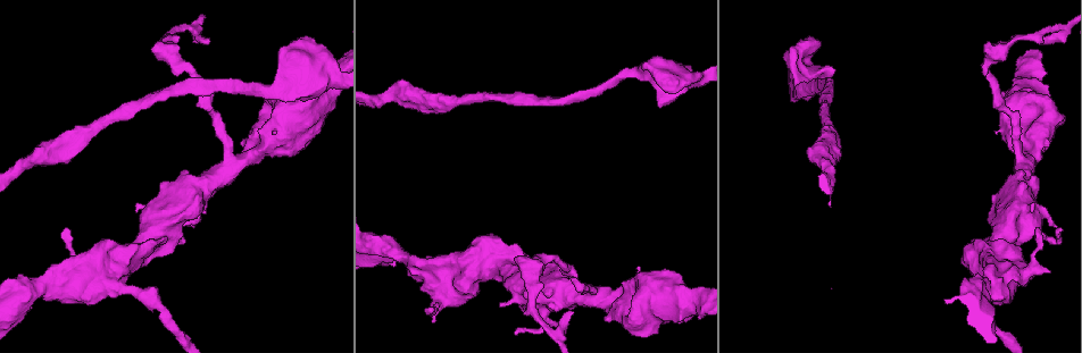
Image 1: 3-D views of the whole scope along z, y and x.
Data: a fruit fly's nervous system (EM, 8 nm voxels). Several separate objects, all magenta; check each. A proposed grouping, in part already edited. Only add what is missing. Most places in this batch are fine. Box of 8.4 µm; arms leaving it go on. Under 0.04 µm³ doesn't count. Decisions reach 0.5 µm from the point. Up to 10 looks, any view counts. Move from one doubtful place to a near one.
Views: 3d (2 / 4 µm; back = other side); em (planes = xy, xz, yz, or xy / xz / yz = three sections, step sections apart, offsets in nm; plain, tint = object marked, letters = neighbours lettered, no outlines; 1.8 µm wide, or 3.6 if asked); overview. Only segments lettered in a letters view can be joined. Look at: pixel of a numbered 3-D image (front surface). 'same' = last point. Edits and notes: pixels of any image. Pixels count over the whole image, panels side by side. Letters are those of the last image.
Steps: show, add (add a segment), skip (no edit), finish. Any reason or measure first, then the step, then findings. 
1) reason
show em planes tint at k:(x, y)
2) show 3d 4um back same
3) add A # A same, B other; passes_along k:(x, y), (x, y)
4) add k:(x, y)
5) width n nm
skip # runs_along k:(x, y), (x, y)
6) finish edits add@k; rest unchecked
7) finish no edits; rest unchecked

tapers out
show em planes letters at 1:(1045, 37)

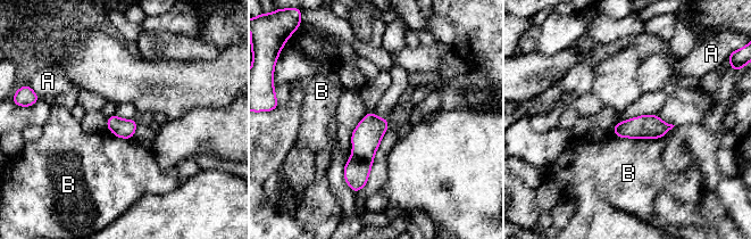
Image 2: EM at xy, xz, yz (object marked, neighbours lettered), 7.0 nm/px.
width 140 nm
skip # A other, B other; border 2:(614, 133), (632, 138), (662, 137); no lettered segment goes on from it

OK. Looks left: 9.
thick end
show em yz step 16 letters at 1:(833, 73)

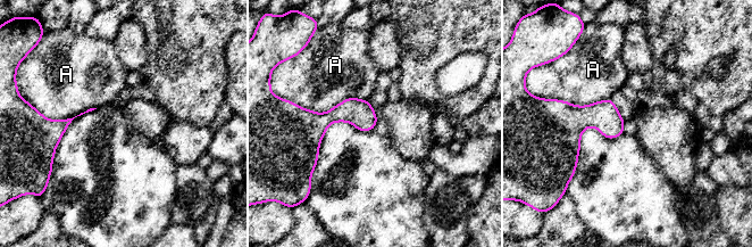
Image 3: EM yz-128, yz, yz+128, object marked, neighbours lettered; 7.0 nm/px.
skip # A other; none of them fits

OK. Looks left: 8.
calibre changes
show 3d 4um at 1:(390, 250)

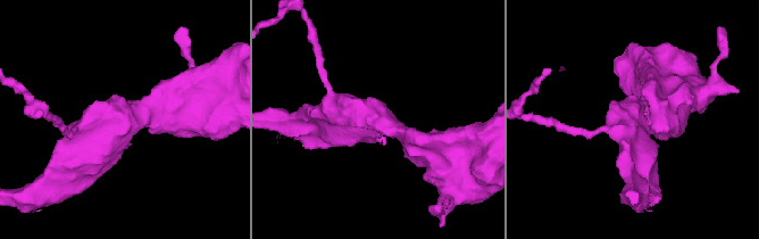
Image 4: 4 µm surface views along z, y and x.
show em planes letters at 4:(121, 120)

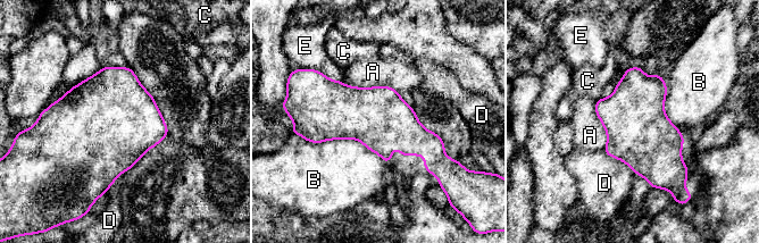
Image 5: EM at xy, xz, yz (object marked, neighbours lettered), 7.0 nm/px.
width 420 nm; longest_contact B 600 nm
skip # A other, B other, C other, D other, E other; none of them fits

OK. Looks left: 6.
free end
show em planes tint at 1:(137, 211)

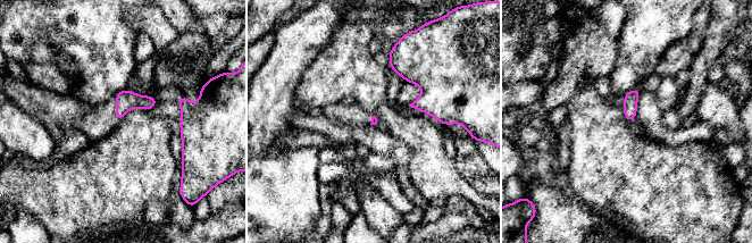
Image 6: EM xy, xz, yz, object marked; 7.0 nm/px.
what lies round it
show em planes letters same

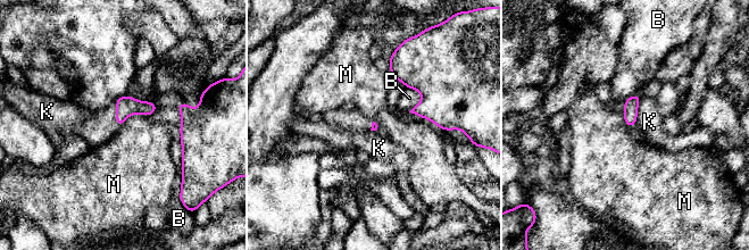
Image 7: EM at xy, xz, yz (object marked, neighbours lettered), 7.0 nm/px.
skip # B other, K other, M other; border 7:(152, 113), (131, 114), (119, 127); no lettered segment goes on from it

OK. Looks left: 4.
finish no edits; rest unchecked

